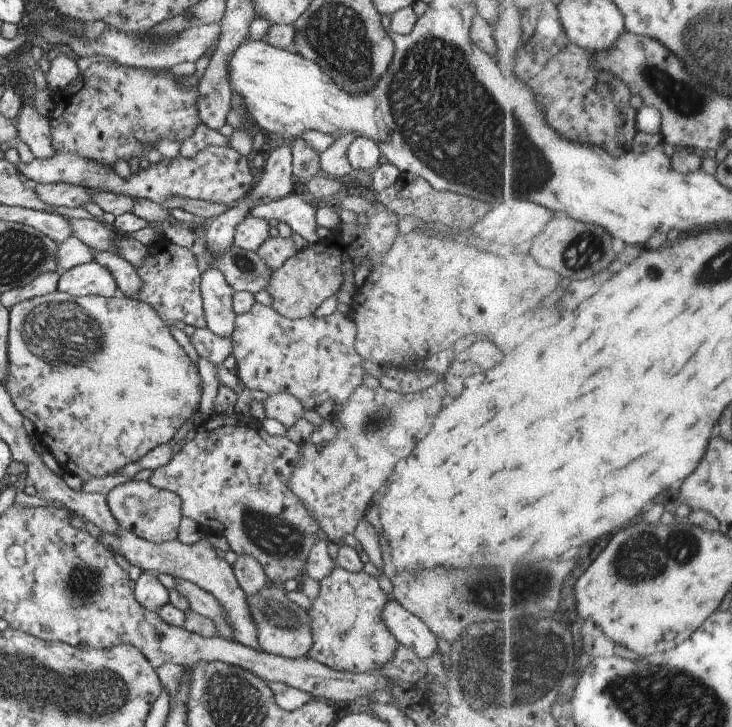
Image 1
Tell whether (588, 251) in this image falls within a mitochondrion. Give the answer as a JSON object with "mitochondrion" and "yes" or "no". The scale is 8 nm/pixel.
{"mitochondrion":"yes"}

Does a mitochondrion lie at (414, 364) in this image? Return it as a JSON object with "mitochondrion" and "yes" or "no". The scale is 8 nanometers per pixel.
{"mitochondrion":"no"}

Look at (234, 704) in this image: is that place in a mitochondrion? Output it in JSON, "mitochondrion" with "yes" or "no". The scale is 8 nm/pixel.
{"mitochondrion":"yes"}

